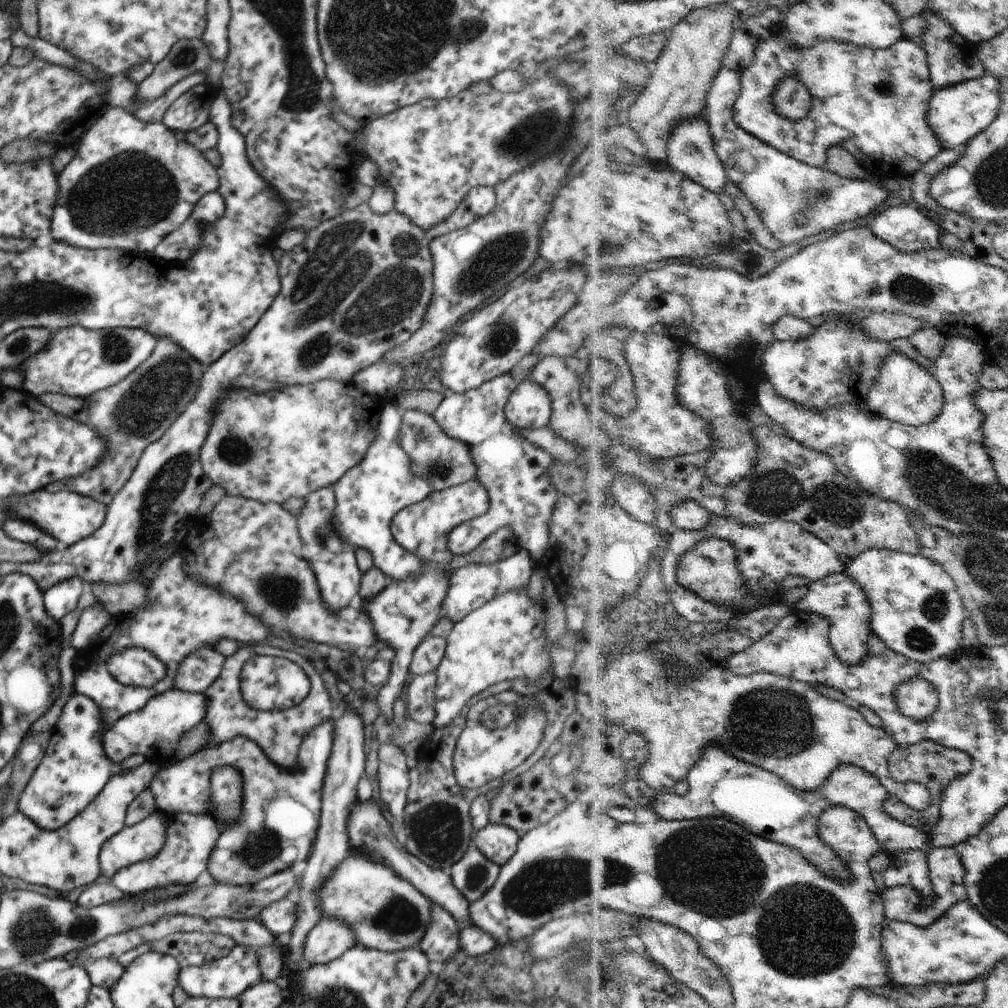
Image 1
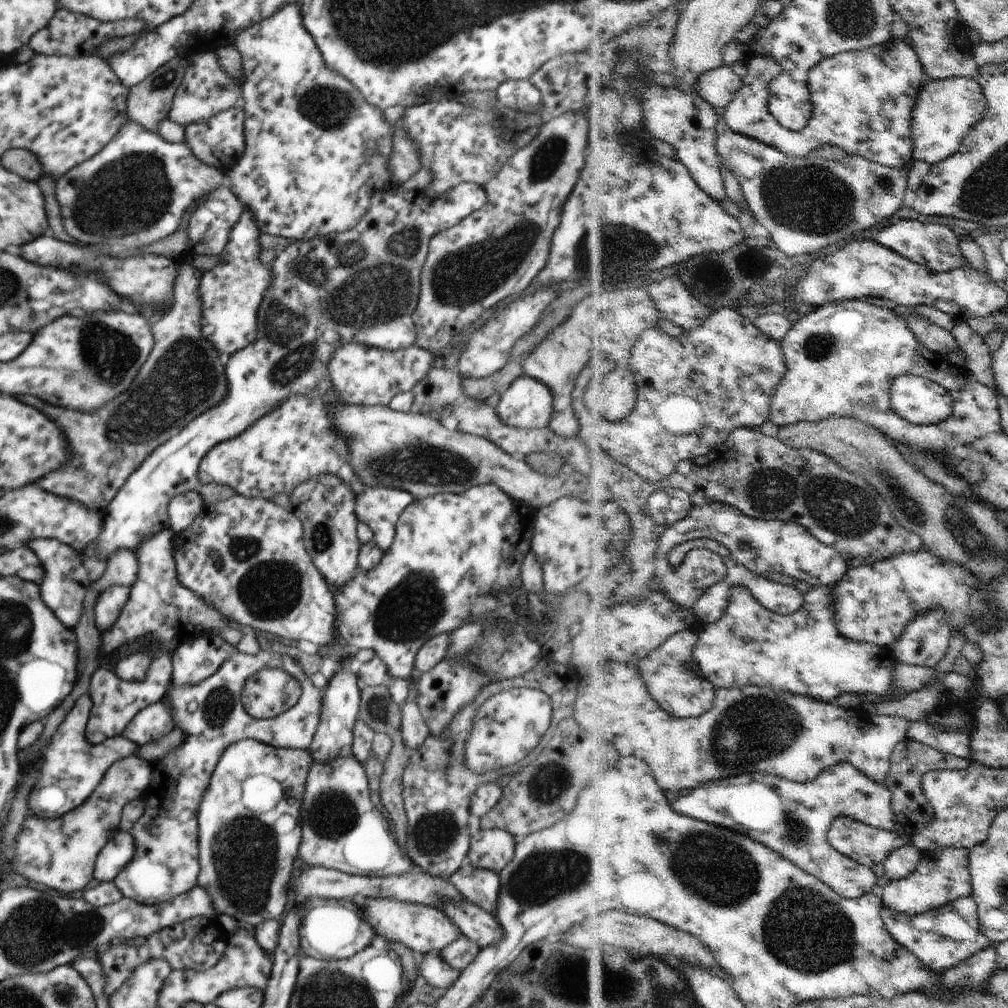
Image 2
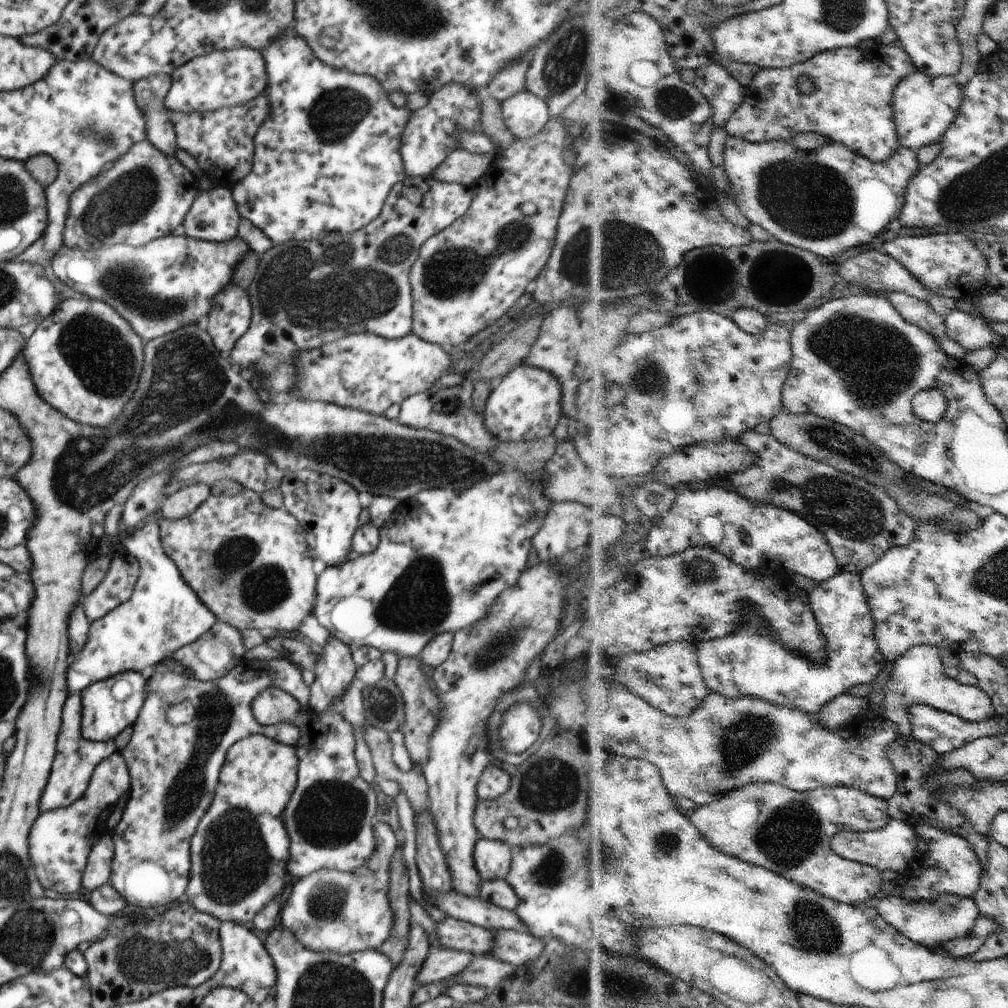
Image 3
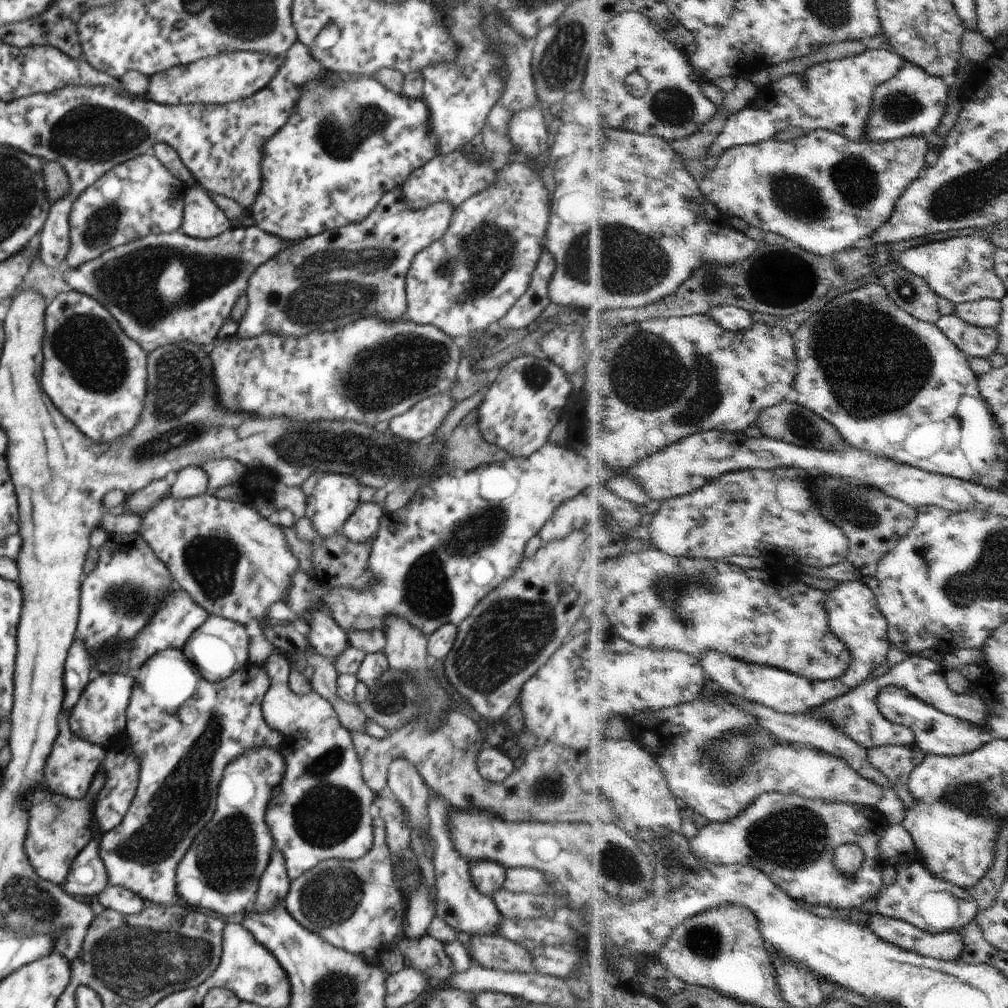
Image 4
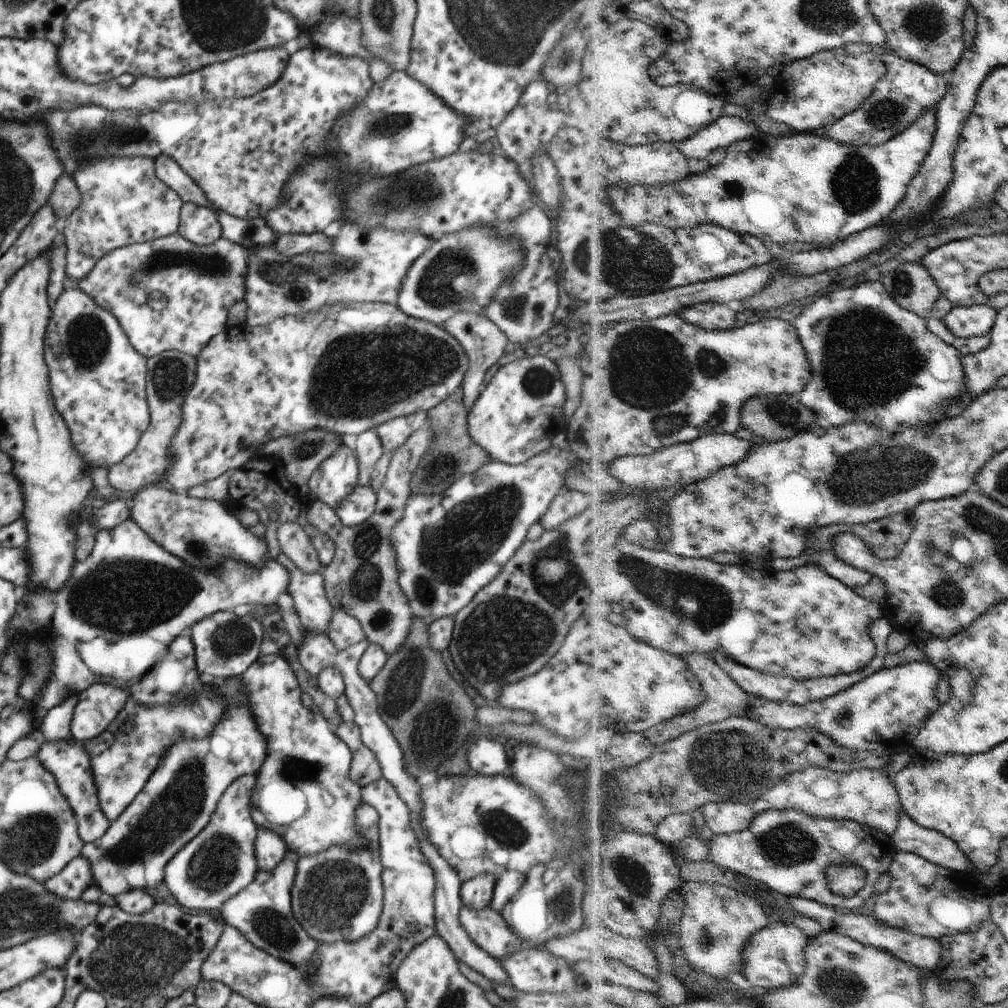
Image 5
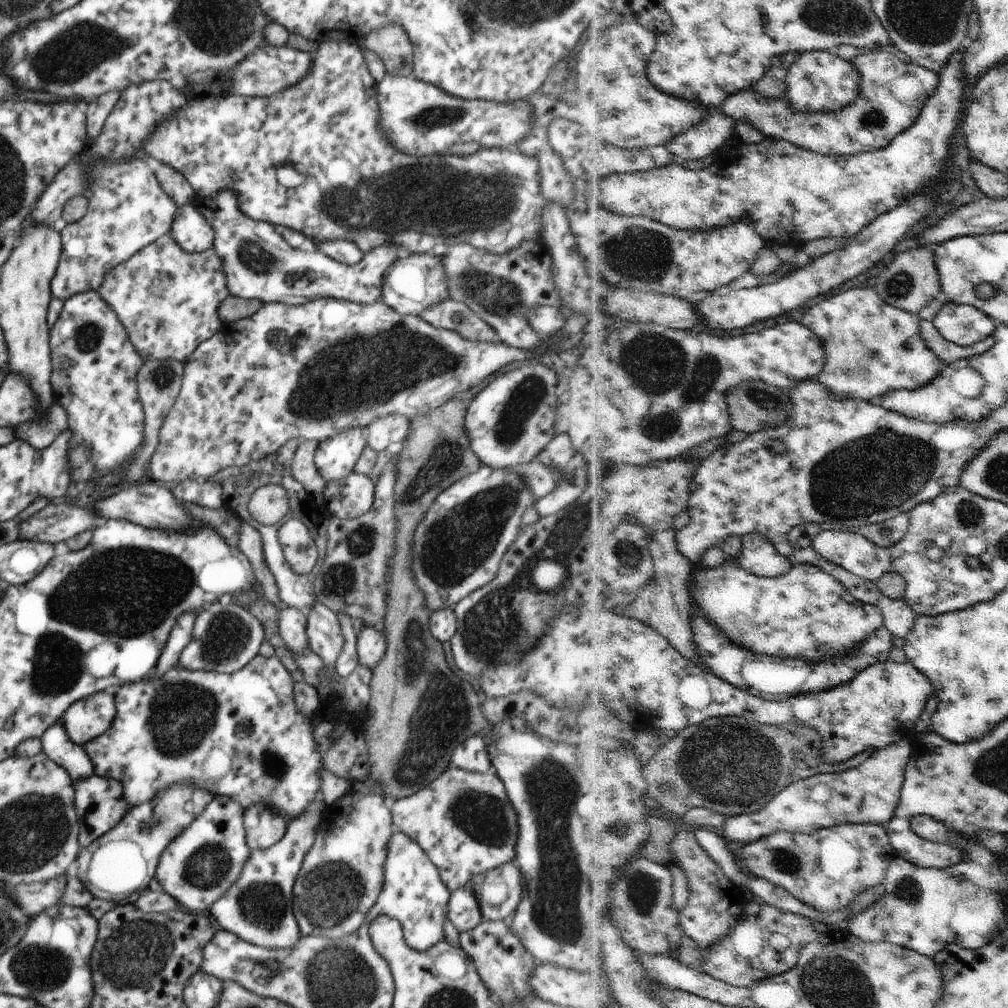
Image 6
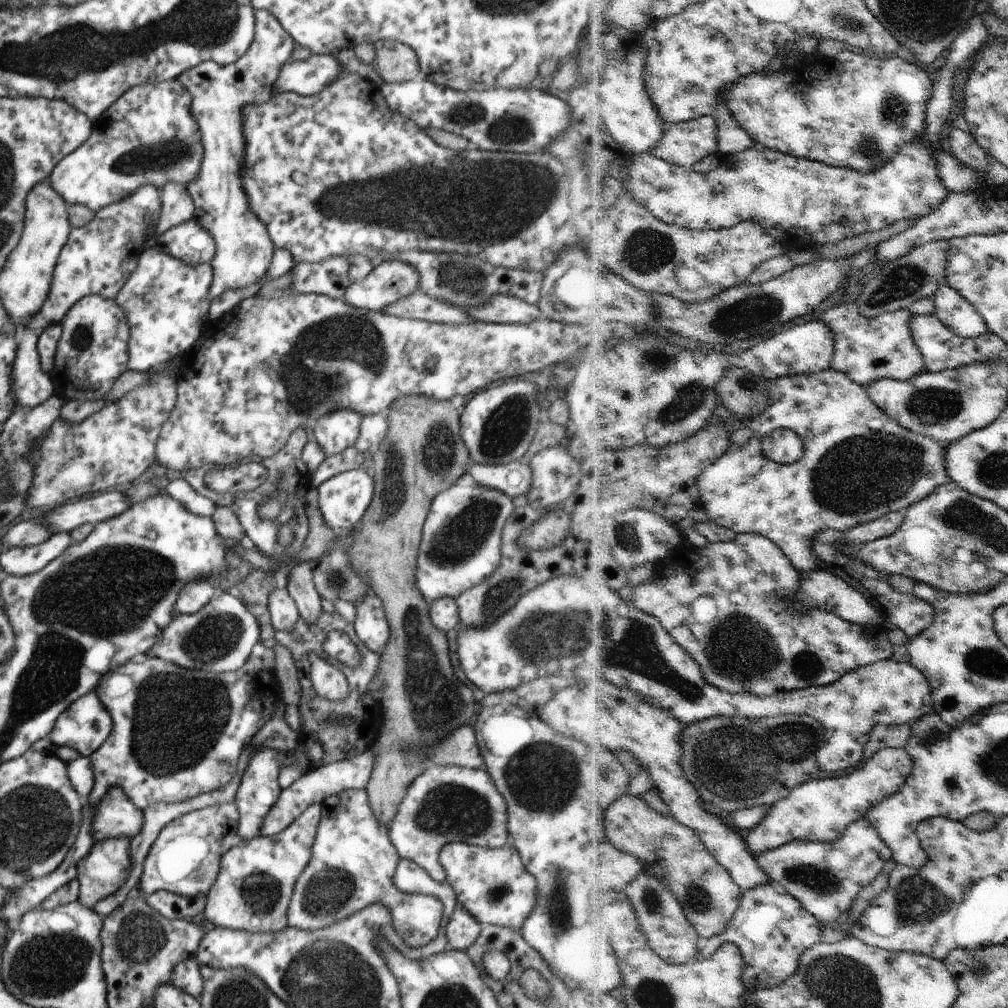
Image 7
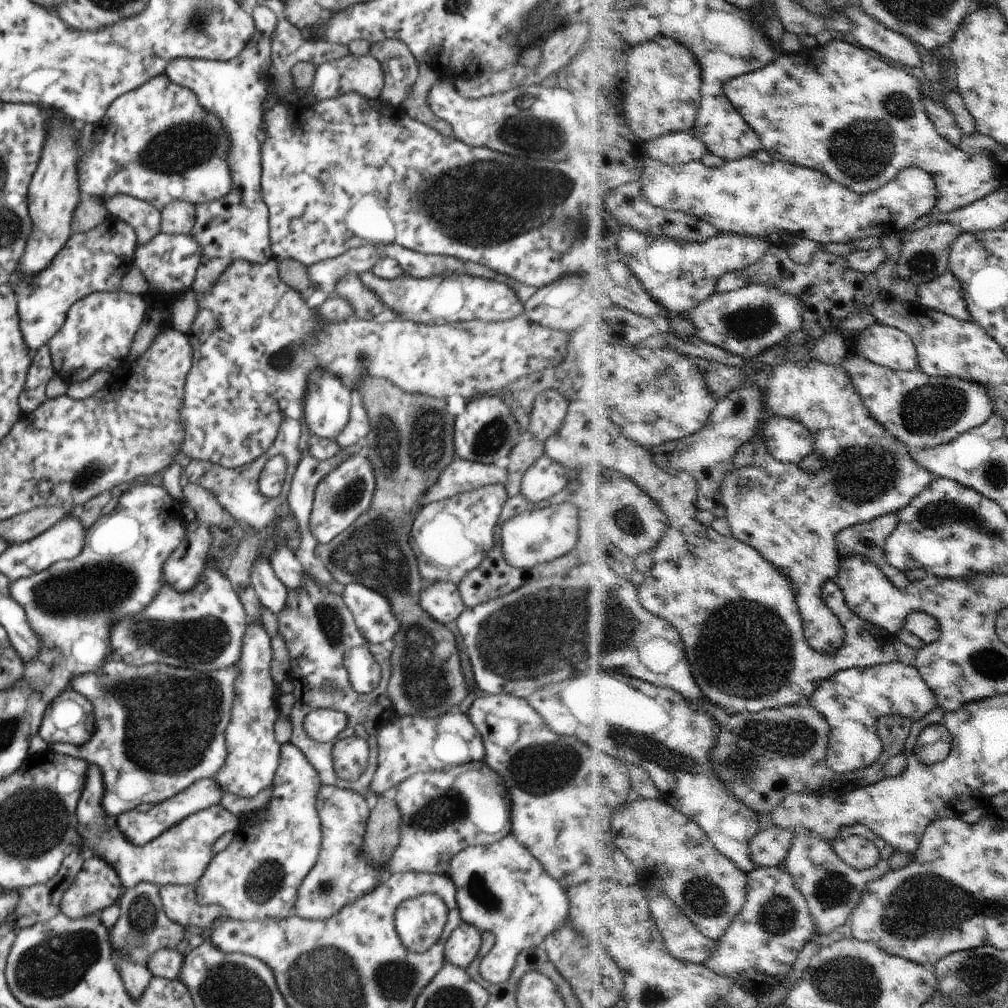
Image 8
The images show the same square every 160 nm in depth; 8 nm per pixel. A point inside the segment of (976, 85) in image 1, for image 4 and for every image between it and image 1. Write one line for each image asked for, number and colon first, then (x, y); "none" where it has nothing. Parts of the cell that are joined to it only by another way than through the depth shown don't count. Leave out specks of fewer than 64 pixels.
2: (945, 111)
3: (925, 108)
4: (913, 102)

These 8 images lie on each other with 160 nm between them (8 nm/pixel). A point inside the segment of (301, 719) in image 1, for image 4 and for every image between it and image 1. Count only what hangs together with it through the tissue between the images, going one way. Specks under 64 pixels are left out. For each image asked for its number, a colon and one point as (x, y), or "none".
2: (164, 864)
3: (173, 770)
4: (181, 764)

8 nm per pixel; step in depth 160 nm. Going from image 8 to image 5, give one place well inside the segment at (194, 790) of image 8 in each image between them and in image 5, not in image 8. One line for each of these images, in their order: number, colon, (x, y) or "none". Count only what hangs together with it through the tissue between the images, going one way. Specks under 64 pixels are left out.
5: (69, 763)
6: (99, 805)
7: (112, 817)

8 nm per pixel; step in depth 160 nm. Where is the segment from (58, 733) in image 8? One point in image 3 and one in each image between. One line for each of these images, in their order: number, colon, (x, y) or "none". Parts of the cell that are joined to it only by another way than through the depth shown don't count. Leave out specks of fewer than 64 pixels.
3: (108, 706)
4: (100, 713)
5: (96, 706)
6: (91, 715)
7: (84, 724)

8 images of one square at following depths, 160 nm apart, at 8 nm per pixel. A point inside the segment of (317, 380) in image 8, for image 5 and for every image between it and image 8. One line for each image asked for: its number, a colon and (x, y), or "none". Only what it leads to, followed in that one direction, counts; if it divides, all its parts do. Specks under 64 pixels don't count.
5: (335, 477)
6: (334, 457)
7: (336, 430)

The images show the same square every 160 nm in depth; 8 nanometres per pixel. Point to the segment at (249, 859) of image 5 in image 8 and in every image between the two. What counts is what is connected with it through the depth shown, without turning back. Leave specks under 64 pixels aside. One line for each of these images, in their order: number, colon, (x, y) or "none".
6: (201, 862)
7: (184, 858)
8: (178, 856)

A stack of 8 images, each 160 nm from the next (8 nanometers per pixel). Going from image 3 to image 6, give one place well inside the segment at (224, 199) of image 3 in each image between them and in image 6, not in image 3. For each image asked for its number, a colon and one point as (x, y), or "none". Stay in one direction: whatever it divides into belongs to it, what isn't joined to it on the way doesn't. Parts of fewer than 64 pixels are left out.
4: (201, 219)
5: (199, 225)
6: (189, 230)

